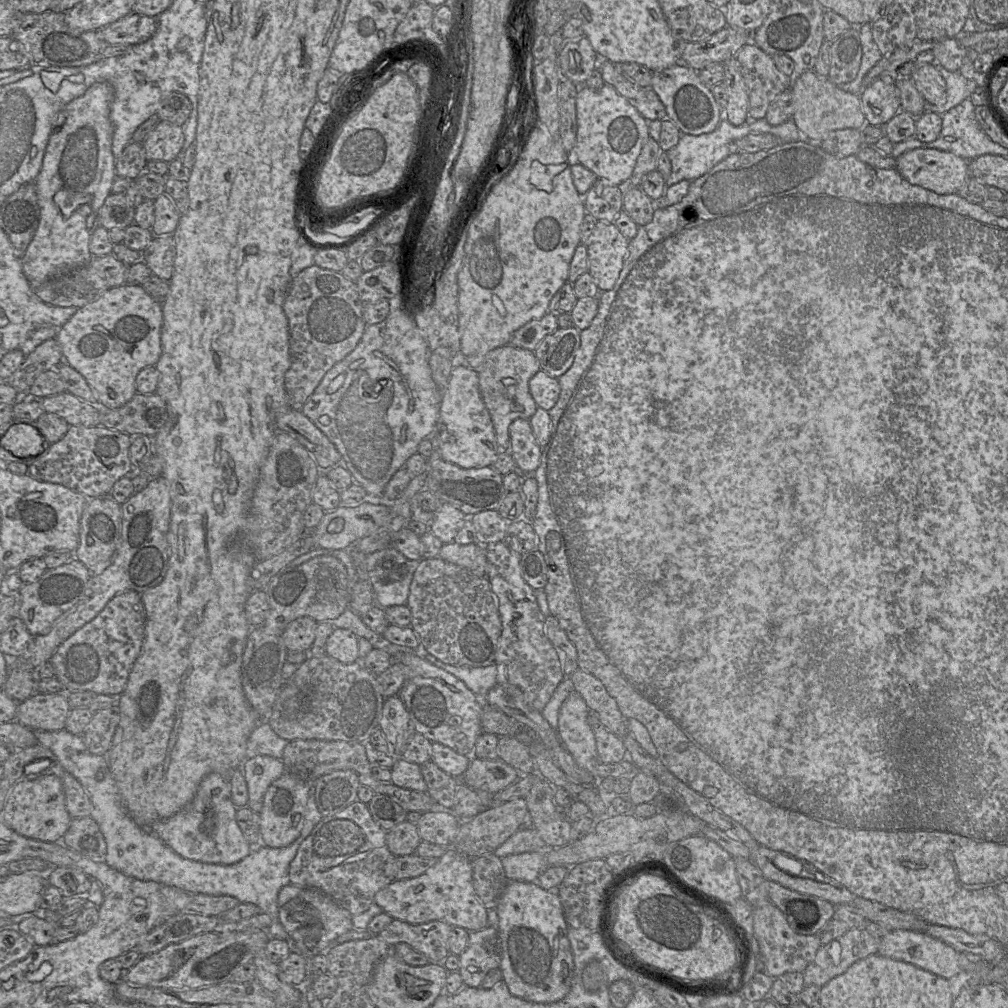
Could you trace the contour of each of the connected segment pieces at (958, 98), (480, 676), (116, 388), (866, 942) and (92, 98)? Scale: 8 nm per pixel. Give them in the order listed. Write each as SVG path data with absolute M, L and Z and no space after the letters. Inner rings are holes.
M935 60L932 65L945 80L947 100L943 105L932 105L925 102L924 112L932 112L942 116L945 112L969 98L978 84L975 80L964 77L959 71L948 71Z
M420 644L418 648L414 650L414 653L463 681L465 685L479 698L484 698L497 684L496 664L486 667L452 666L443 663L428 653Z
M123 284L118 287L111 288L104 292L99 298L88 303L87 305L78 308L77 312L70 318L70 320L64 324L58 331L55 339L58 341L62 354L63 361L69 364L71 367L76 369L87 381L89 386L92 388L96 403L100 408L116 409L125 405L130 401L133 396L137 393L136 390L136 377L138 373L149 366L155 366L160 359L162 348L161 348L161 328L163 325L163 311L162 303L152 298L141 285L138 284Z
M851 928L844 935L822 945L803 972L805 986L822 987L856 961L877 954L881 939L864 928Z
M96 82L83 95L69 102L56 116L42 167L35 180L40 220L21 258L22 270L31 284L42 283L78 269L86 265L93 257L89 249L91 235L100 226L100 209L111 193L112 184L116 178L116 159L112 153L114 129L110 120L110 106L113 98L114 90L109 83Z

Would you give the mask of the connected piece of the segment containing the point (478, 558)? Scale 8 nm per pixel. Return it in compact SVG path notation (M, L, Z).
M456 542L443 544L439 555L441 559L464 567L477 576L488 578L486 545L472 543L461 545Z

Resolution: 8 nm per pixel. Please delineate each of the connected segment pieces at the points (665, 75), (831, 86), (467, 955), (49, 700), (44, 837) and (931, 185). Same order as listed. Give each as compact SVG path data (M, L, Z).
M673 65L661 71L652 71L651 88L664 104L667 118L679 128L681 134L701 135L714 131L723 118L723 109L717 104L710 88L699 79L697 71L686 65Z
M814 70L797 73L792 80L793 94L792 119L802 133L802 137L811 142L821 142L832 131L842 129L862 129L866 118L862 110L860 96L842 90L828 77Z
M488 925L480 931L470 932L467 946L459 955L458 972L465 986L479 987L489 971L499 968L501 958L502 945L498 929Z
M34 693L18 703L15 720L30 729L57 731L65 728L70 710L67 693Z
M50 773L18 780L6 797L2 819L12 830L25 837L44 842L61 842L72 820L66 808L61 779Z
M913 149L896 159L896 170L913 185L940 195L956 194L969 176L969 161L937 149Z

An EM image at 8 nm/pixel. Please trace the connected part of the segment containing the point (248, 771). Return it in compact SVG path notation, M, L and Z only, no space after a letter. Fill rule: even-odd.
M267 755L246 759L242 772L248 788L248 807L259 813L268 787L287 771L283 761Z

